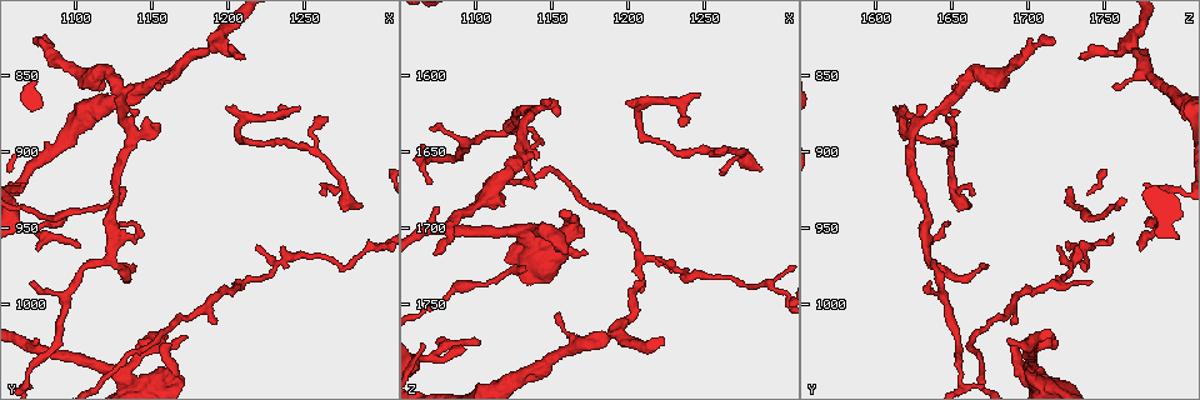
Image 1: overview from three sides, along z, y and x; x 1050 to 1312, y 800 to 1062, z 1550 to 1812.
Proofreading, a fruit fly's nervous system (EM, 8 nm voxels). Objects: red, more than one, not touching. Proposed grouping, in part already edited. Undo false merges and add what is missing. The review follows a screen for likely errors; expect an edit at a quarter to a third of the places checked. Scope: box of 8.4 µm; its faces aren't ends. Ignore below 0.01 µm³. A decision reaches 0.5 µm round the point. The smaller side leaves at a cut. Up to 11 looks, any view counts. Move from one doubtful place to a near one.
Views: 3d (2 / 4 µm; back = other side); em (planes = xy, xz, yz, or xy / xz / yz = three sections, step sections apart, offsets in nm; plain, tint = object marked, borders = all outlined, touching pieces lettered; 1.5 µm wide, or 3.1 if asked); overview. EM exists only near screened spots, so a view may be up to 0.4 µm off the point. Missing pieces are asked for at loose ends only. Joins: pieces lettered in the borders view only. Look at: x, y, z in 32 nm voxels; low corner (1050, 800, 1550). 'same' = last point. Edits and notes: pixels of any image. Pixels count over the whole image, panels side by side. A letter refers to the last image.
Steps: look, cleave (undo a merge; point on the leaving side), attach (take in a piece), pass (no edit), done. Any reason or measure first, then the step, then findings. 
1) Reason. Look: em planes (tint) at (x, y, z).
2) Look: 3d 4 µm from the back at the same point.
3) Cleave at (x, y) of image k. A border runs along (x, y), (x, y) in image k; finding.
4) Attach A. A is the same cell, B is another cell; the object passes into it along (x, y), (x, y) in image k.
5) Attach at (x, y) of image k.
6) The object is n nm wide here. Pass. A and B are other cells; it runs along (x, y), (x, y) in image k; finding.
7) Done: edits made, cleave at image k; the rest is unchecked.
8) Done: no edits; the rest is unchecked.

Branch stops here. Look: em xy step 8 (borders) at (1072, 828, 1716).

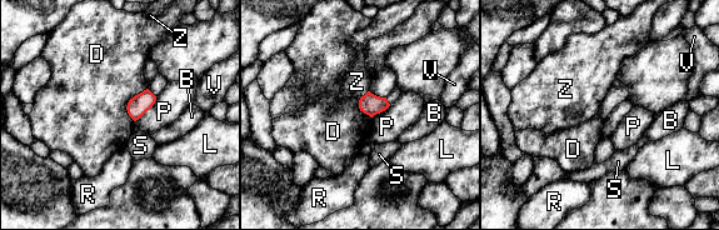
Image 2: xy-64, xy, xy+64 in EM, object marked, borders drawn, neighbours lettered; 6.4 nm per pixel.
Look: em planes (borders) at the same point.

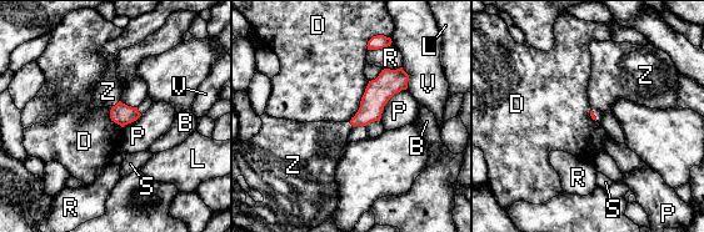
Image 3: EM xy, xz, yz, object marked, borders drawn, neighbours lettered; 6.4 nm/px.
Attach Z. Z is the same cell, B, D, L, P, R, S and V are other cells; the object passes into it along (121, 114), (115, 105), (108, 91) in image 3; it goes on there.

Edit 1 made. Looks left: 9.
Tapers out. Look: em planes (borders) at (1206, 984, 1740).

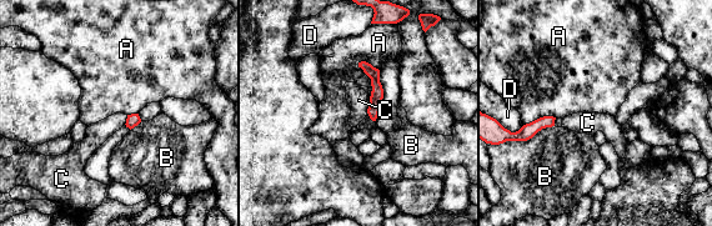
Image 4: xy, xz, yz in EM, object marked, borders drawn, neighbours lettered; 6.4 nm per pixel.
The object is 80 nm wide here. Pass. A, B, C and D are other cells; it runs along (364, 65), (375, 76), (374, 115) in image 4; none of them fits.

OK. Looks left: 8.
Free end. Look: 3d 2 µm at (1152, 858, 1756).

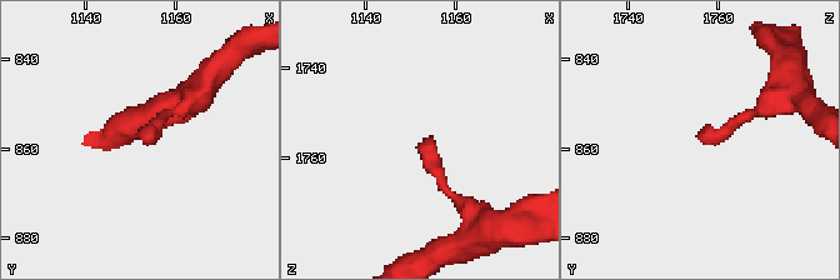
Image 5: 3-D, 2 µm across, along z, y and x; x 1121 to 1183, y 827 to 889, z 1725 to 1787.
Look: em planes (borders) at (1152, 857, 1756).

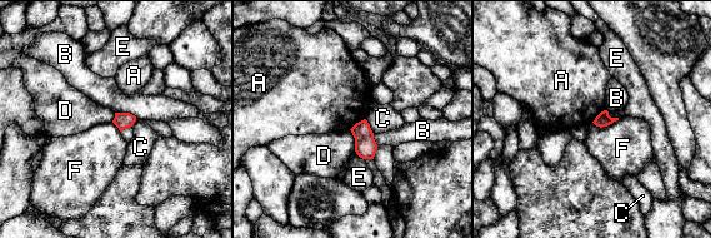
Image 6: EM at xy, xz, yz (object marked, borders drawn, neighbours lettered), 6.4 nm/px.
Pass. A, B, C, D, E and F are other cells; a border runs along (365, 118), (350, 129) in image 6; no lettered piece goes on from it.

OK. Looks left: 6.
Branch stops here. Look: em planes (borders) at (1210, 838, 1734).

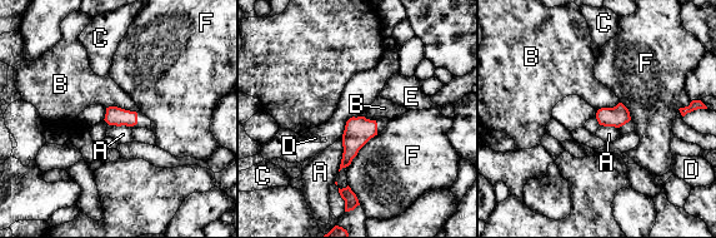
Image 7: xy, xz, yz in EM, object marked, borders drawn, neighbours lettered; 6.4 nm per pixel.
The object is 120 nm wide here; the longest contact is with F, 280 nm. Pass. A, B, C, D, E and F are other cells; none of them fits.

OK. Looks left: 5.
Done: edits made, attach at image 3; the rest is unchecked.

